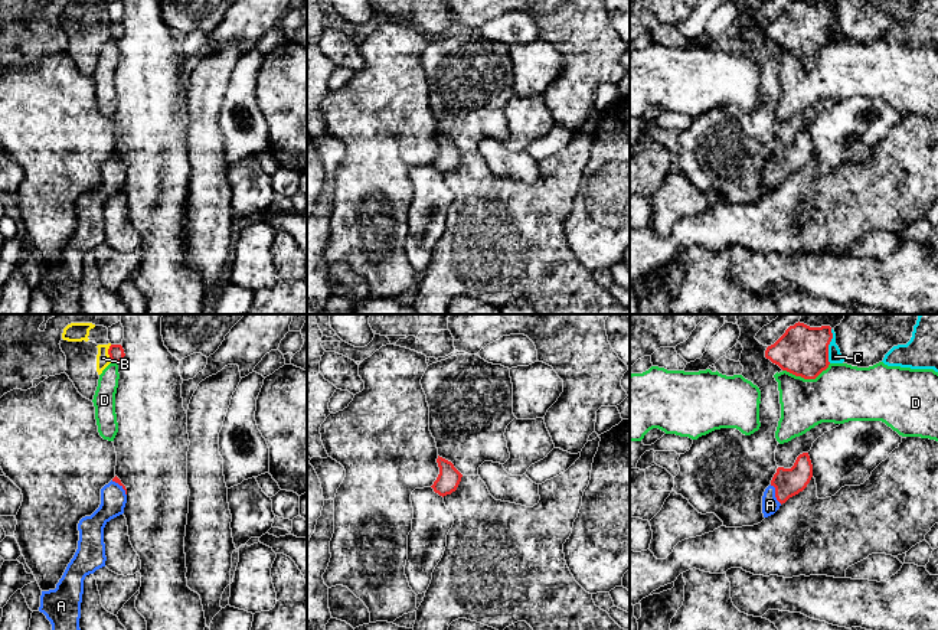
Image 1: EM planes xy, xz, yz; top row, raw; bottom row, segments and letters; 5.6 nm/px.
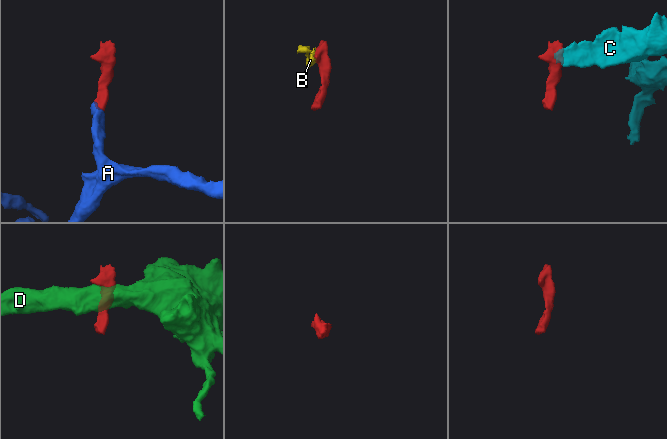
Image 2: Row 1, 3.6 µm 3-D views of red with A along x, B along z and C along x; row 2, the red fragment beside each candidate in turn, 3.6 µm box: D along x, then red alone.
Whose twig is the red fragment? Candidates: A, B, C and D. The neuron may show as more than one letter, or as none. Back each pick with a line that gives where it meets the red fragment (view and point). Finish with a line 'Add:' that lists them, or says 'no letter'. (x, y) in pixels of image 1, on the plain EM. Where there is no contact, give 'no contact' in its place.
A: contact yz (775, 170)
Add: A

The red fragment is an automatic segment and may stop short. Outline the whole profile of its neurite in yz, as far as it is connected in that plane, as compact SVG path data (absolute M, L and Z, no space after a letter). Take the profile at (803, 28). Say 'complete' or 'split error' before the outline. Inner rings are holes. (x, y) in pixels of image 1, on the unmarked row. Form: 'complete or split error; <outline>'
complete; M795 0L767 25L765 35L795 53L816 56L830 42L828 22L831 16L830 3L810 4Z

